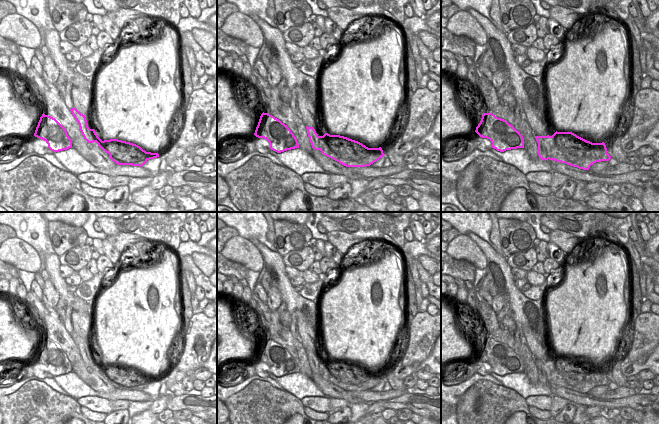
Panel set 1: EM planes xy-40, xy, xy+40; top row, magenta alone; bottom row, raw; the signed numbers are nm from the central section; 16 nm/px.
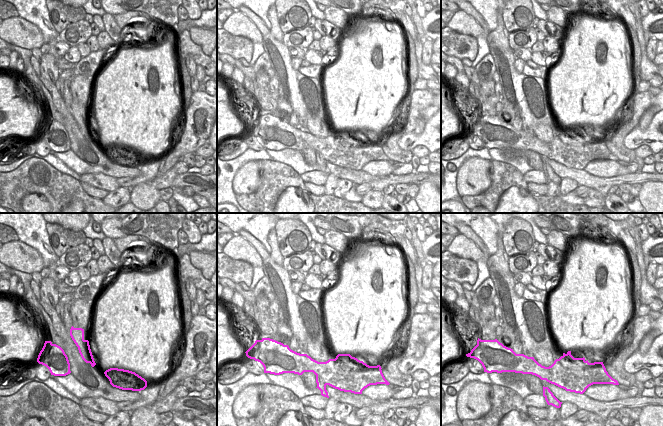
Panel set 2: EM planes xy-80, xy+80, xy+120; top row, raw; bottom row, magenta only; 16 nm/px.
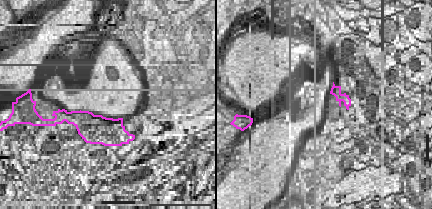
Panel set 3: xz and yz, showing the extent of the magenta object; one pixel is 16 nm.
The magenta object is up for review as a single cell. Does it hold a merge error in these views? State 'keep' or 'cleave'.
cleave

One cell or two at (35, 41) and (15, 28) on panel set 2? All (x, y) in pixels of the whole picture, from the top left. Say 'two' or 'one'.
one

